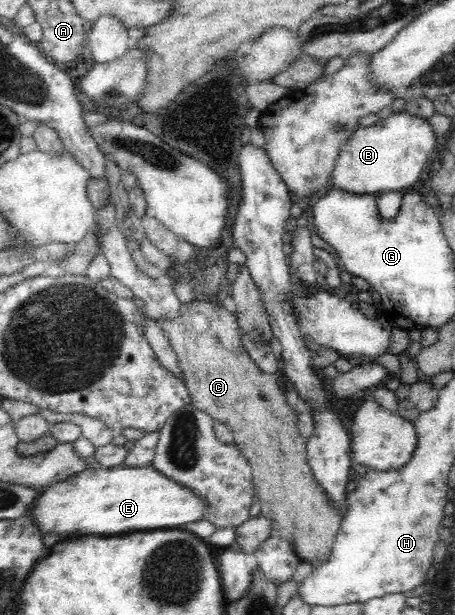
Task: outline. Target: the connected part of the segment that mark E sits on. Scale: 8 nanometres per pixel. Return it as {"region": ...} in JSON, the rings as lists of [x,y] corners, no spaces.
{"region":[[[87,467],[82,473],[55,483],[54,486],[44,487],[34,503],[34,526],[42,533],[58,533],[60,539],[72,535],[116,535],[116,533],[130,533],[130,531],[146,531],[146,529],[174,529],[182,523],[202,521],[204,515],[210,513],[210,504],[207,503],[192,488],[176,483],[163,472],[150,467]]]}

